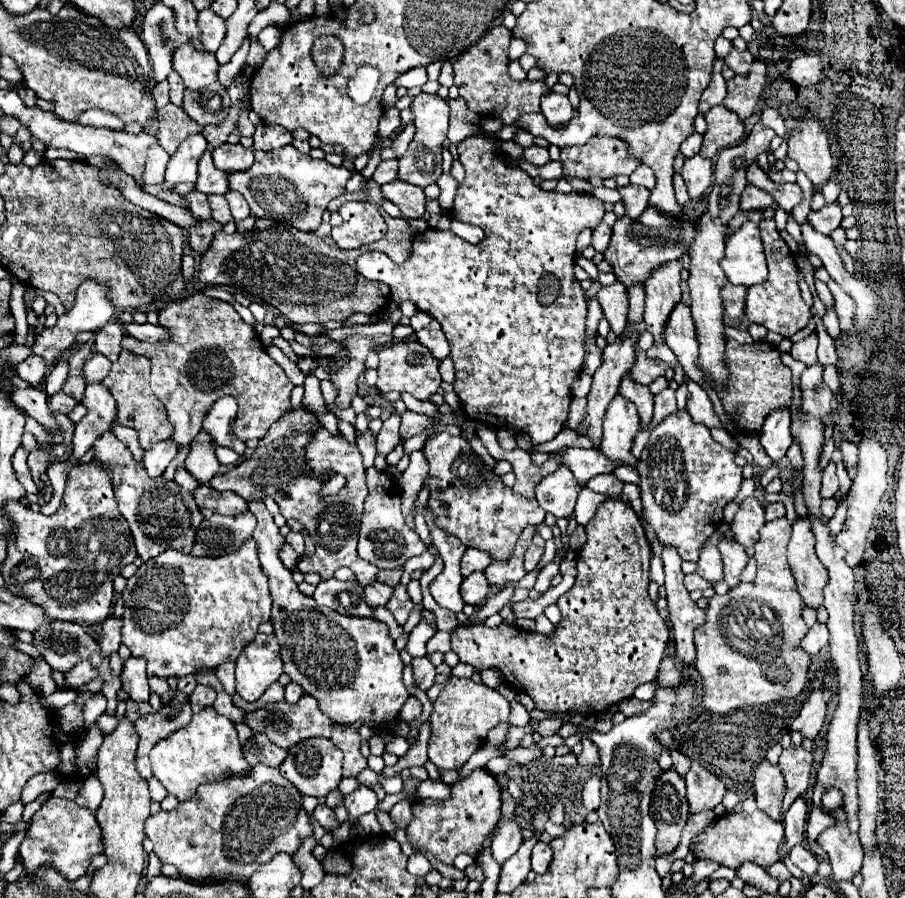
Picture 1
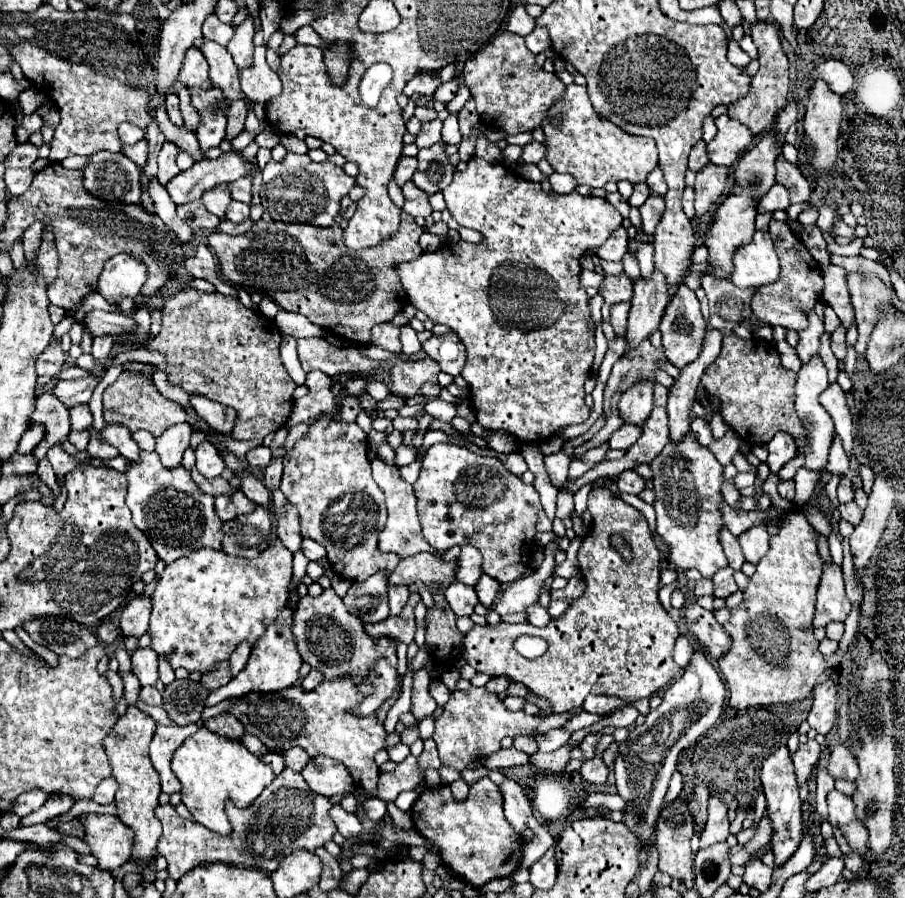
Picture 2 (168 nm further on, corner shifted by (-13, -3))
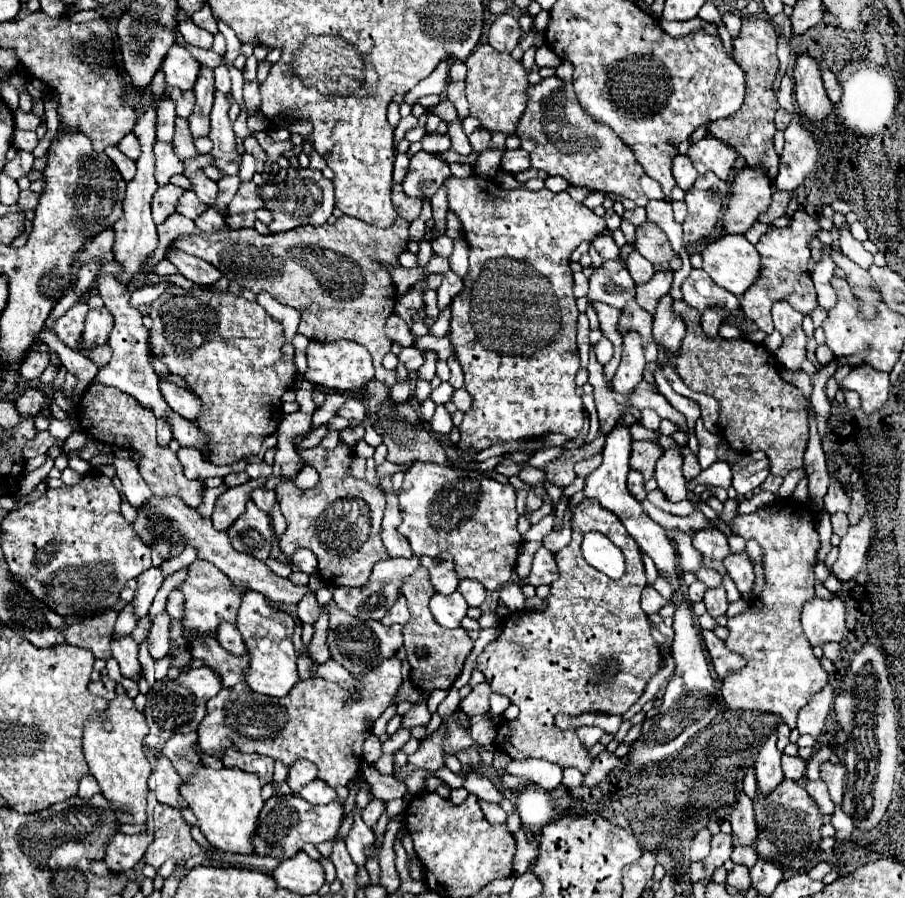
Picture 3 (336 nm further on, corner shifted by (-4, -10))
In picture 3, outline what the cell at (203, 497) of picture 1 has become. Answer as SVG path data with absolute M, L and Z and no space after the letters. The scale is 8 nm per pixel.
M250 480L246 484L228 488L222 496L216 498L214 504L214 514L212 514L212 524L216 530L226 530L228 526L234 524L234 520L244 514L246 510L246 502L250 500L250 490L254 490L256 486L264 486L266 480Z

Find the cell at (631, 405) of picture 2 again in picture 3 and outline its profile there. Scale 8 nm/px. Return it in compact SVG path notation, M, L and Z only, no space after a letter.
M628 332L624 336L624 352L622 352L622 362L616 370L614 376L614 390L622 396L632 396L636 386L642 382L644 374L644 348L640 344L638 334Z

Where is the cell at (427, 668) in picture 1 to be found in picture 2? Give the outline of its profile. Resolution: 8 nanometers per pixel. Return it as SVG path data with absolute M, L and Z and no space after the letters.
M433 681L431 687L429 687L429 693L437 701L439 707L443 707L447 703L447 699L449 699L449 689L441 681Z

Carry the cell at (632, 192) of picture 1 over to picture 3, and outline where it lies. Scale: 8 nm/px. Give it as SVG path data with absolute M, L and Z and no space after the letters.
M646 220L644 224L636 226L636 250L652 264L660 266L660 270L670 270L668 262L674 258L674 252L658 224Z

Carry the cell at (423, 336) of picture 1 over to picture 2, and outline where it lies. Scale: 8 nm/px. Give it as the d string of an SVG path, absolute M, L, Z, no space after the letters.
M447 333L447 335L433 335L431 339L427 339L421 349L439 363L441 371L457 377L461 375L463 367L465 367L465 345L459 341L459 337L455 333Z

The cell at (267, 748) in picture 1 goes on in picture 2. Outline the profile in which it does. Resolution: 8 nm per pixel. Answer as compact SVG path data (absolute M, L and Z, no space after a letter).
M291 747L289 751L283 753L283 759L285 759L285 765L287 765L289 769L301 773L303 767L309 763L311 757L307 755L307 751L303 751L303 749L299 749L299 747Z

